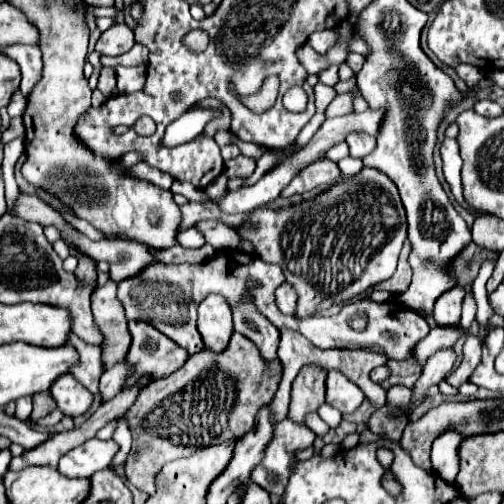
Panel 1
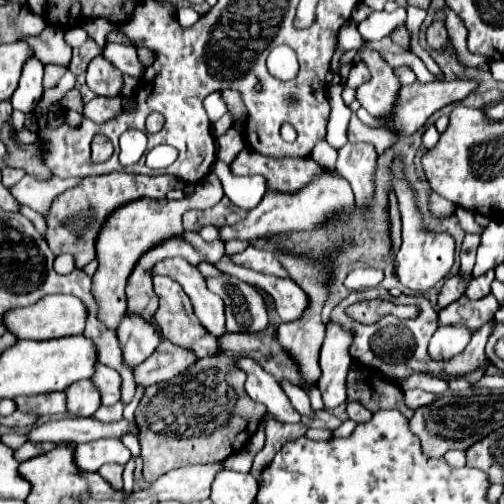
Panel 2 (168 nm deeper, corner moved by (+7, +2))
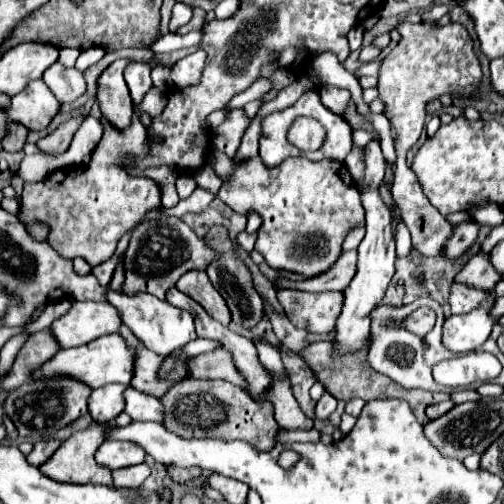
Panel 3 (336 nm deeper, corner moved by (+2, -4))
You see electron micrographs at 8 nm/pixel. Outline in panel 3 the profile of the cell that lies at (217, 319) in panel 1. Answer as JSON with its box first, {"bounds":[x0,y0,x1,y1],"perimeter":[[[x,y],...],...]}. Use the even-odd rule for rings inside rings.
{"bounds":[177,270,231,324],"perimeter":[[[191,270],[185,276],[181,276],[181,280],[177,282],[177,288],[181,292],[185,292],[187,296],[191,296],[193,300],[197,300],[211,318],[215,318],[221,324],[229,324],[231,322],[231,312],[223,300],[223,296],[213,288],[207,272],[199,272],[199,270]]]}

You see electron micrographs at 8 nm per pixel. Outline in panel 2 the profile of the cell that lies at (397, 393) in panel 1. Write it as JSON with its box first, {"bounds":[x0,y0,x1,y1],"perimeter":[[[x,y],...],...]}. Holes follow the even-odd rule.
{"bounds":[404,390,436,410],"perimeter":[[[406,390],[404,392],[404,402],[410,410],[418,410],[420,406],[430,404],[434,398],[436,398],[436,394],[430,394],[430,392],[424,392],[424,390]]]}

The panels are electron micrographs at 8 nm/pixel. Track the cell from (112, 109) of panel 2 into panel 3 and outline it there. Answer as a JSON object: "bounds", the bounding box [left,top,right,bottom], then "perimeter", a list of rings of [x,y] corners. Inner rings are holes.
{"bounds":[19,87,167,266],"perimeter":[[[152,87],[143,98],[140,106],[134,109],[131,126],[127,130],[119,131],[115,128],[105,126],[105,134],[97,146],[97,150],[93,152],[93,160],[89,164],[79,164],[73,166],[69,170],[69,166],[59,168],[55,172],[51,172],[47,178],[43,178],[41,182],[25,182],[23,188],[23,214],[19,216],[23,222],[29,220],[41,220],[47,222],[51,226],[51,234],[49,234],[49,244],[61,252],[61,256],[65,258],[85,258],[91,266],[97,266],[105,260],[109,260],[117,248],[117,242],[121,240],[121,236],[129,230],[133,230],[133,224],[141,222],[143,216],[149,210],[155,210],[161,206],[161,190],[156,182],[145,177],[132,177],[125,172],[123,168],[123,156],[132,156],[133,158],[143,158],[149,153],[146,142],[146,131],[139,120],[141,112],[148,113],[151,118],[155,118],[162,114],[167,102],[167,94],[159,89]]]}

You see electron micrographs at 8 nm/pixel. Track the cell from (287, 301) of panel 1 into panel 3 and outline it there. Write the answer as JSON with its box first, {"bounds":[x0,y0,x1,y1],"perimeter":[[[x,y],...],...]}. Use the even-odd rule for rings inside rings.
{"bounds":[277,290,343,334],"perimeter":[[[277,290],[277,298],[293,322],[313,334],[329,334],[335,330],[335,322],[341,314],[343,292],[301,292],[301,290]]]}

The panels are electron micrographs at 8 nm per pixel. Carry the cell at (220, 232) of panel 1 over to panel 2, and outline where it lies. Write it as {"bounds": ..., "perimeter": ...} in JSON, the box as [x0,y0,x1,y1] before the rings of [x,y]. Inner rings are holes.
{"bounds":[218,170,354,242],"perimeter":[[[324,170],[314,176],[310,184],[296,192],[278,192],[278,190],[268,190],[262,202],[248,212],[248,218],[234,224],[234,226],[218,226],[218,234],[222,242],[228,240],[250,240],[256,236],[264,234],[274,234],[282,230],[308,230],[314,226],[320,226],[326,218],[336,218],[338,212],[346,212],[354,206],[354,194],[344,176],[340,176],[336,170]]]}

